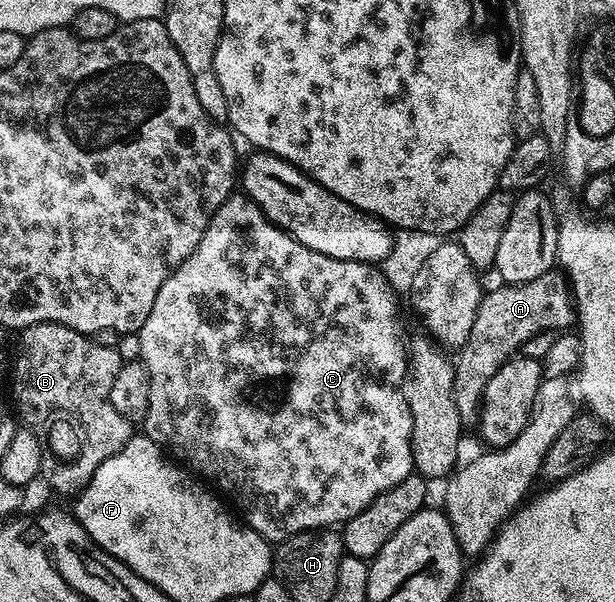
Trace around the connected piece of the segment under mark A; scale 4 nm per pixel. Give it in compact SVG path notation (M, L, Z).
M550 271L539 275L539 279L531 279L522 285L502 284L501 289L493 289L484 294L479 303L479 311L475 315L475 323L471 323L471 335L467 335L467 343L462 345L455 357L453 367L453 394L455 407L459 407L462 422L476 422L481 407L481 396L485 393L487 383L503 367L510 357L514 356L536 333L542 331L565 331L575 321L575 298L571 286L561 271Z

